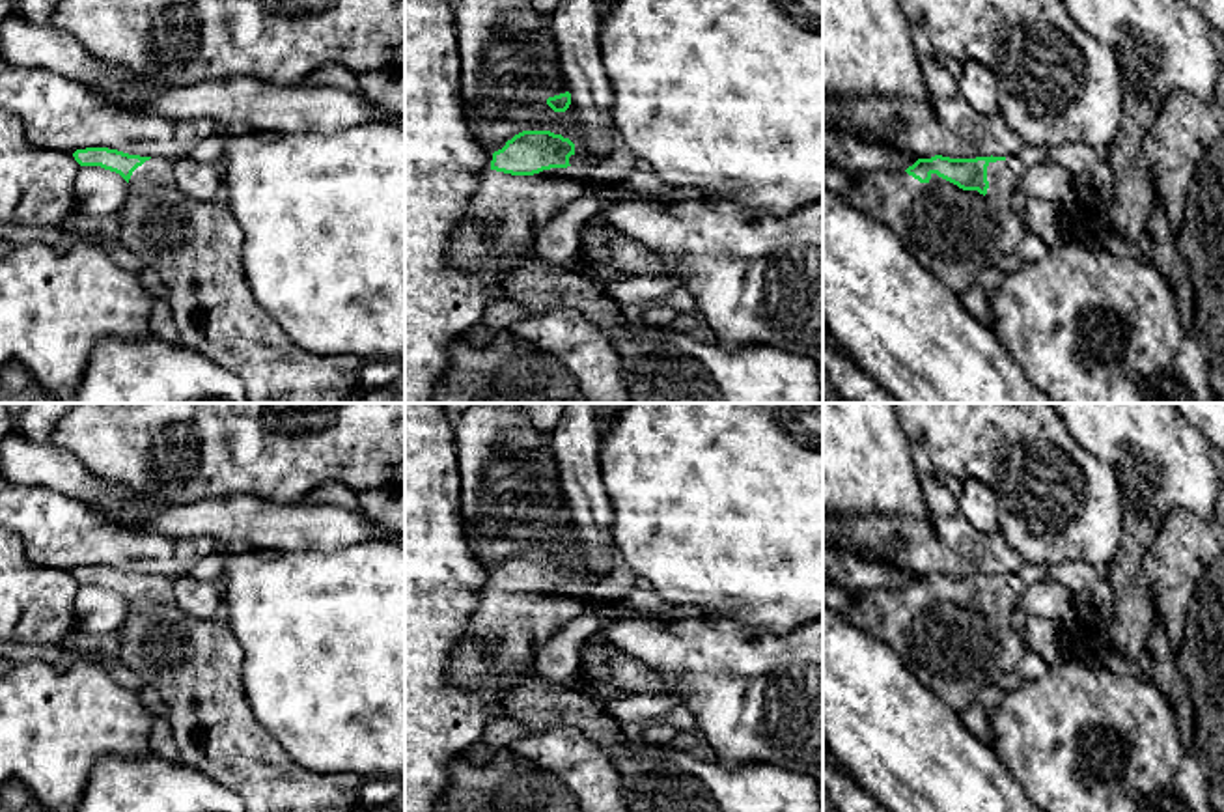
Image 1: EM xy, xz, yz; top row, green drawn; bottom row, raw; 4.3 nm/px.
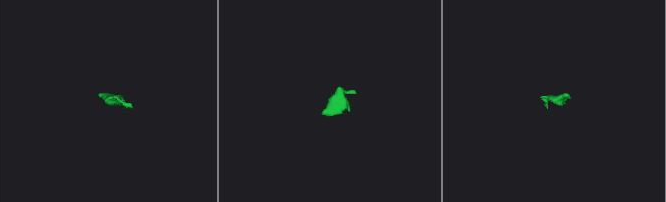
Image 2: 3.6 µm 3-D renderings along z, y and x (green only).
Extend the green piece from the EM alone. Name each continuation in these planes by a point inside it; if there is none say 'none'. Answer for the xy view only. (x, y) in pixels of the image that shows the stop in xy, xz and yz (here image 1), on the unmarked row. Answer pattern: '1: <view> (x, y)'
1: xy (196, 665)

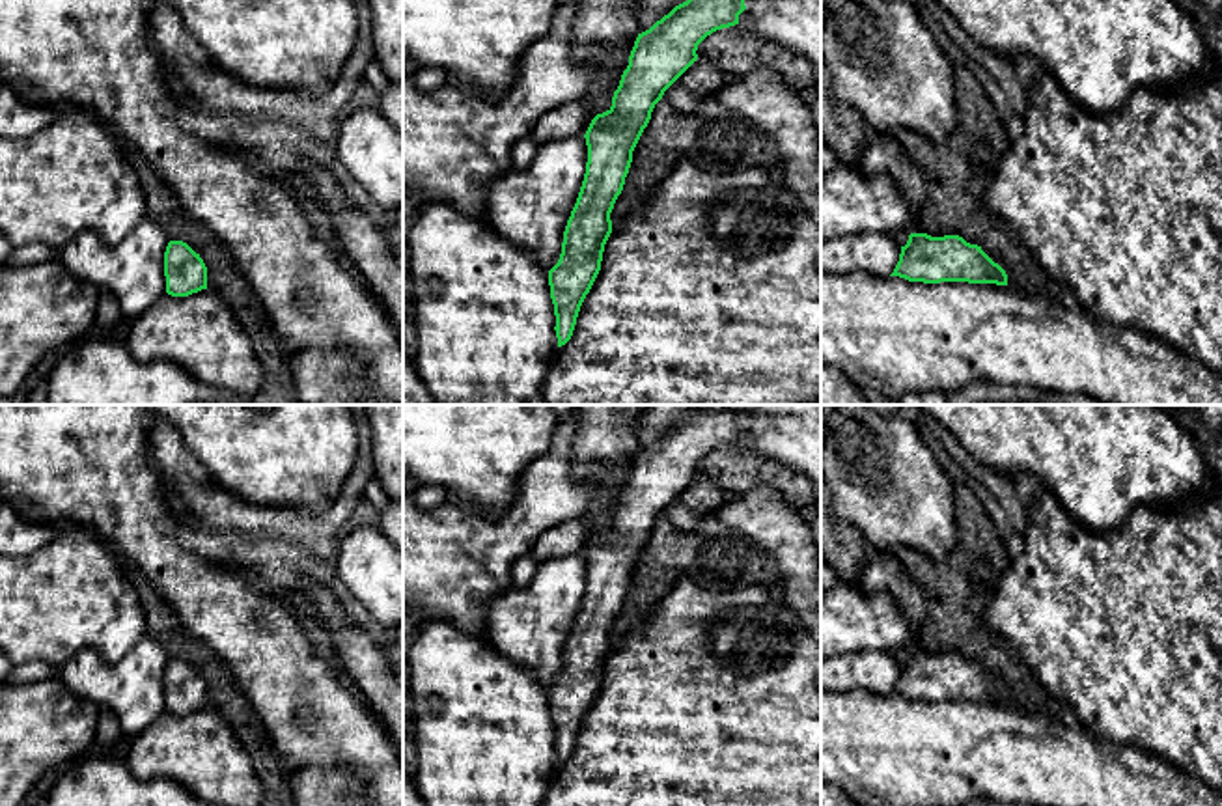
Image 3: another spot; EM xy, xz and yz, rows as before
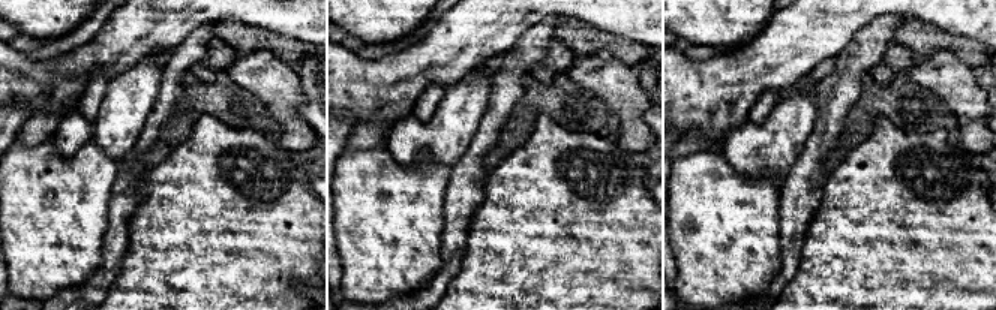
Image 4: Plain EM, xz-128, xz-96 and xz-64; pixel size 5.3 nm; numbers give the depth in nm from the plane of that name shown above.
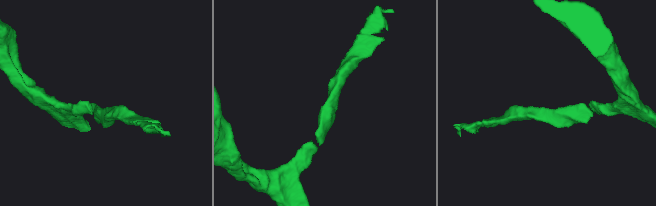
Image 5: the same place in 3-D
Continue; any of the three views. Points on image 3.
none

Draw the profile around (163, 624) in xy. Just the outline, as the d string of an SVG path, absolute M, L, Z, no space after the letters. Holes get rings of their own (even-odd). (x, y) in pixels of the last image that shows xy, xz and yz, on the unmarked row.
M121 560L123 573L134 584L147 621L147 636L155 638L170 659L187 660L207 685L207 705L233 730L263 784L259 806L297 806L291 789L291 771L276 752L271 735L259 720L252 702L233 681L231 670L198 638L183 627L175 610L149 584L149 580Z

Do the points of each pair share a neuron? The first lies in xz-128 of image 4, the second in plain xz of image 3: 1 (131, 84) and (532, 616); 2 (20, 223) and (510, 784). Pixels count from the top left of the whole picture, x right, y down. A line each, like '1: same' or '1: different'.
1: same
2: same

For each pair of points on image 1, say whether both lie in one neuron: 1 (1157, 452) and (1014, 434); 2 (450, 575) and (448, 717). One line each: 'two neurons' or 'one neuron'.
1: two neurons
2: one neuron

